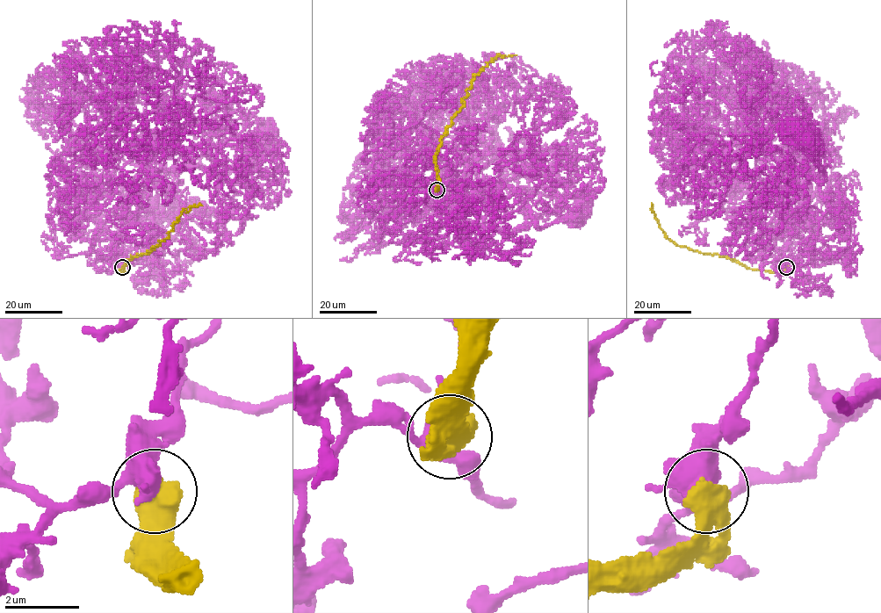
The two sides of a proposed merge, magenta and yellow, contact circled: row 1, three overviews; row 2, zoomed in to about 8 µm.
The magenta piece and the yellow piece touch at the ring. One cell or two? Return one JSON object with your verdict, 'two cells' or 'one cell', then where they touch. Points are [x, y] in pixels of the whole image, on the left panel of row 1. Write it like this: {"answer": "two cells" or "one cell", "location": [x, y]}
{"answer": "two cells", "location": [122, 267]}

